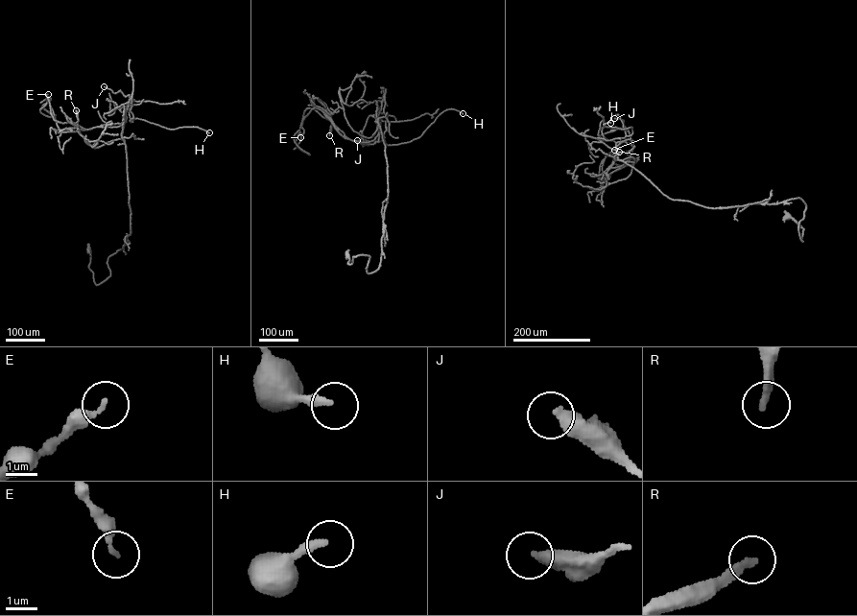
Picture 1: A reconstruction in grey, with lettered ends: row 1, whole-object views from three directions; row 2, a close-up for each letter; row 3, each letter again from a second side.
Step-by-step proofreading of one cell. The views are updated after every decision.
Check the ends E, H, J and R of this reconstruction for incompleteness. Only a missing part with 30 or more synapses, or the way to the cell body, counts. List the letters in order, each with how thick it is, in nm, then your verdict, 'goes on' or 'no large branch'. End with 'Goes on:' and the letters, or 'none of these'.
E: 280 nm | no large branch
H: 260 nm | goes on
J: 400 nm | no large branch
R: 280 nm | no large branch
Goes on: H

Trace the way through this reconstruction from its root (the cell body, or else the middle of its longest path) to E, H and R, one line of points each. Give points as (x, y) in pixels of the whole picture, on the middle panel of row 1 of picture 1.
E: (346, 255), (369, 256), (368, 273), (380, 262), (380, 126), (360, 143), (307, 108), (300, 137)
H: (346, 255), (369, 256), (368, 273), (380, 262), (384, 97), (387, 145), (463, 113)
R: (346, 255), (378, 268), (385, 145), (379, 125), (363, 136), (320, 100), (329, 135)

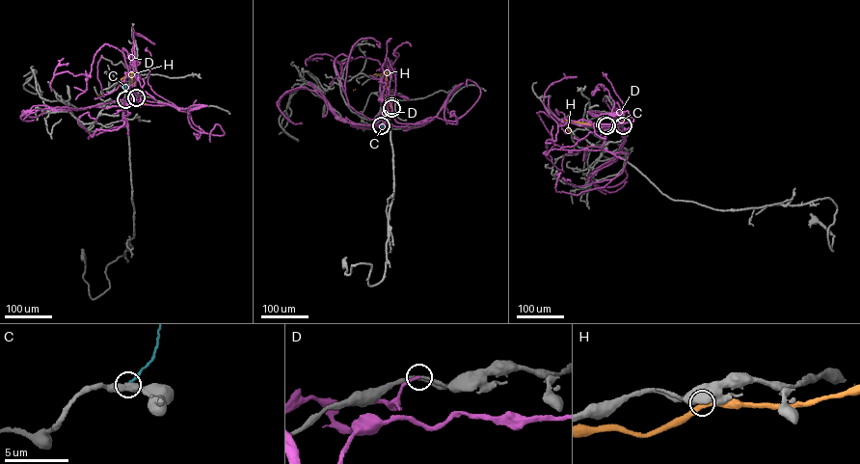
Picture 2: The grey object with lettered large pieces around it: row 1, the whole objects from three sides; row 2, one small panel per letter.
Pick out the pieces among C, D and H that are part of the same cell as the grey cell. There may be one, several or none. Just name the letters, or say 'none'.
none

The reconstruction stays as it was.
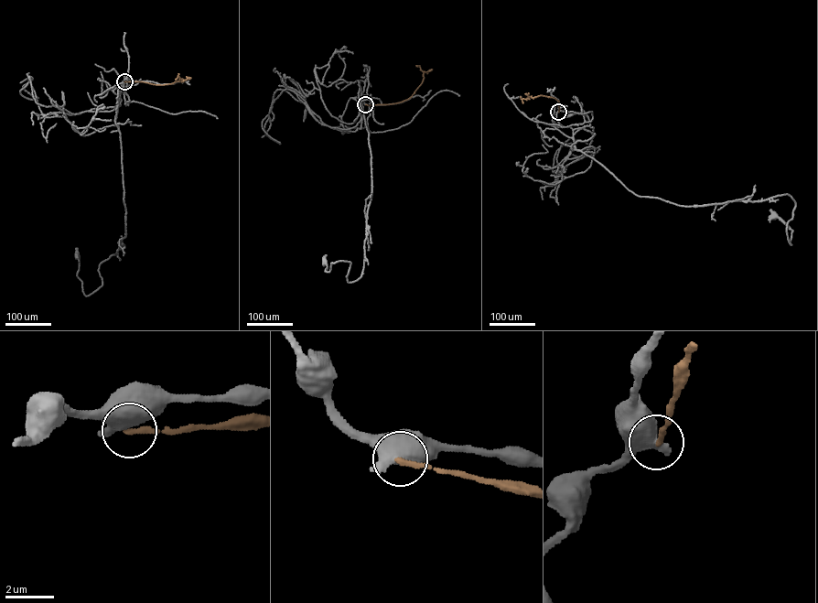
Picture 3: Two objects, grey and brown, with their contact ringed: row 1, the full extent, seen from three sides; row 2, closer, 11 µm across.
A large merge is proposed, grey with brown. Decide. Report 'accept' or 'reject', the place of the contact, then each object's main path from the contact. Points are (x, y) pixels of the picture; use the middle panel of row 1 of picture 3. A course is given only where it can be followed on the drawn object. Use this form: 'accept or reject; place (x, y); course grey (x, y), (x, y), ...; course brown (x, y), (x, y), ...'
reject; place (365, 104); course grey (365, 104), (358, 105), (371, 157), (363, 270), (349, 282), (350, 262), (331, 263), (328, 272), (324, 261); course brown (365, 104), (392, 103), (409, 98), (424, 78), (424, 72), (417, 66)

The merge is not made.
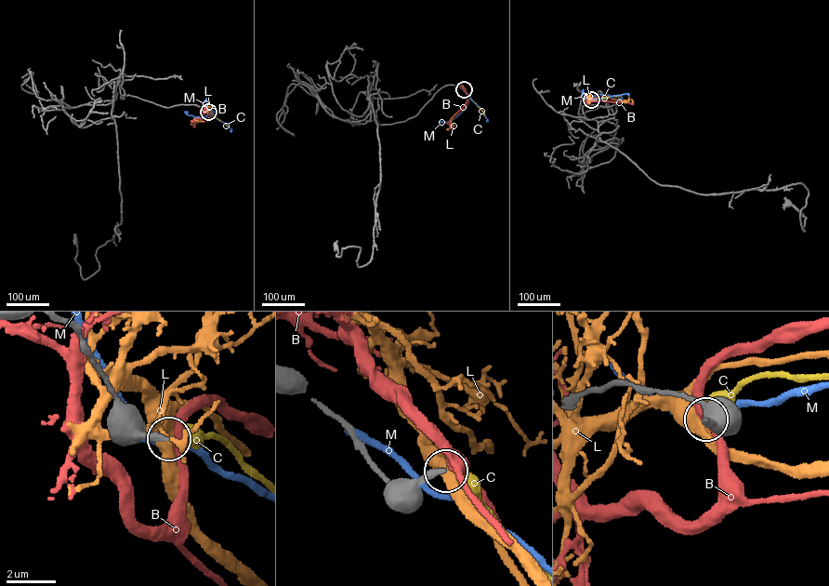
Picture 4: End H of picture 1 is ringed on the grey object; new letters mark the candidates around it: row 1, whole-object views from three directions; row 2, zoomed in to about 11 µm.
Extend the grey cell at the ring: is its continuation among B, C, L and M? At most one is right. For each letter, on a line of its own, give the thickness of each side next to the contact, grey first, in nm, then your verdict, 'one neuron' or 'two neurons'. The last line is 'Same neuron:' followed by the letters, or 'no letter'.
B: 280 nm thick on the grey side, 320 nm on the other; two neurons
C: 280 nm thick on the grey side, 280 nm on the other; one neuron
L: 300 nm thick on the grey side, 500 nm on the other; two neurons
M: 500 nm thick on the grey side, 200 nm on the other; two neurons
Same neuron: C

